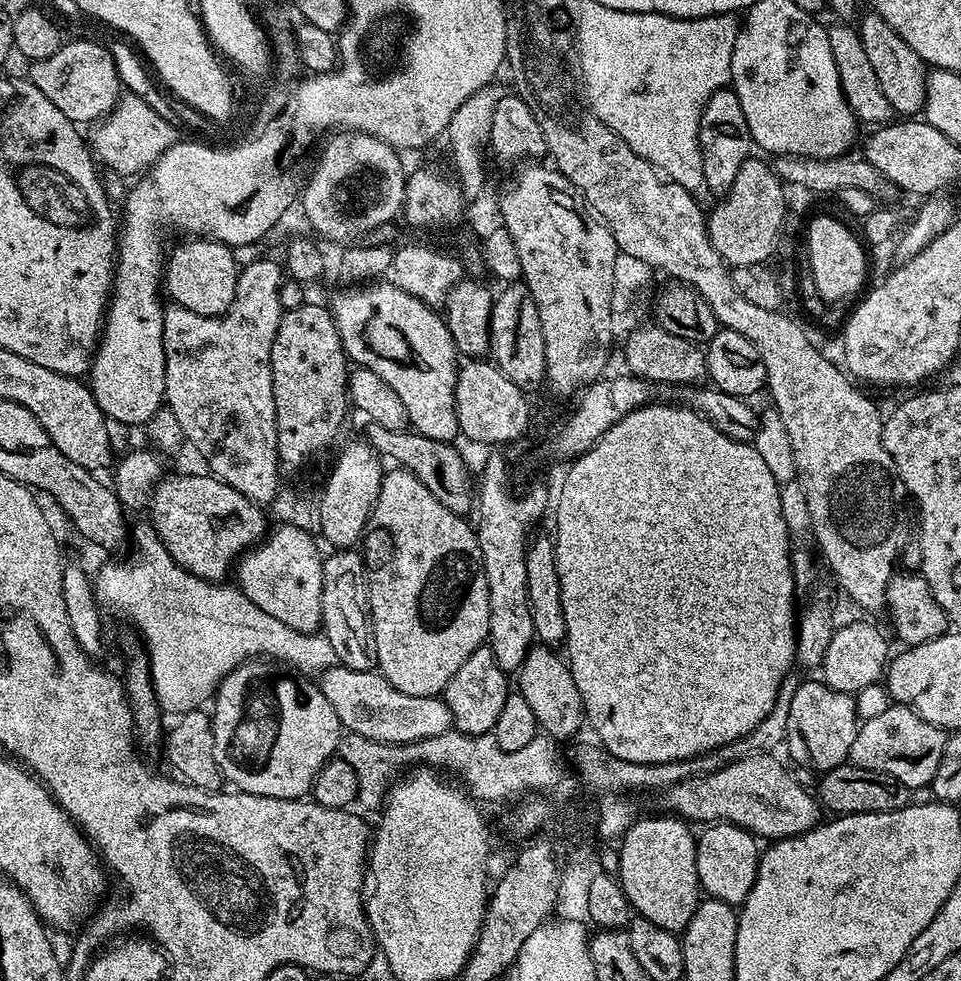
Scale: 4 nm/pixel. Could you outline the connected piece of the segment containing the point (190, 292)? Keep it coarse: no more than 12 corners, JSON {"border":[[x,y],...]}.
{"border":[[184,238],[166,256],[173,305],[220,316],[234,302],[237,253]]}

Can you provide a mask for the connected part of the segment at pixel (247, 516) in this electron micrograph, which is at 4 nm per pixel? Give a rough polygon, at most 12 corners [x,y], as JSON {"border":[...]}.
{"border":[[172,476],[150,523],[178,566],[220,582],[265,509],[217,476]]}

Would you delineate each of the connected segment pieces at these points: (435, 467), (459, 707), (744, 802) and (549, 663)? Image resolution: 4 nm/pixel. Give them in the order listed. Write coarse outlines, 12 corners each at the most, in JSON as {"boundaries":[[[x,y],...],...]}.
{"boundaries":[[[369,423],[368,444],[414,473],[454,514],[473,511],[474,476],[455,443]],[[491,647],[474,650],[442,698],[457,732],[486,736],[509,677]],[[772,754],[667,789],[685,821],[775,842],[816,827],[821,805]],[[534,646],[518,690],[557,742],[585,727],[567,659]]]}

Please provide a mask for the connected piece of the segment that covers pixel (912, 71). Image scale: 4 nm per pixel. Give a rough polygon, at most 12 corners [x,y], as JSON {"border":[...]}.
{"border":[[877,12],[862,47],[893,113],[923,113],[929,65]]}

